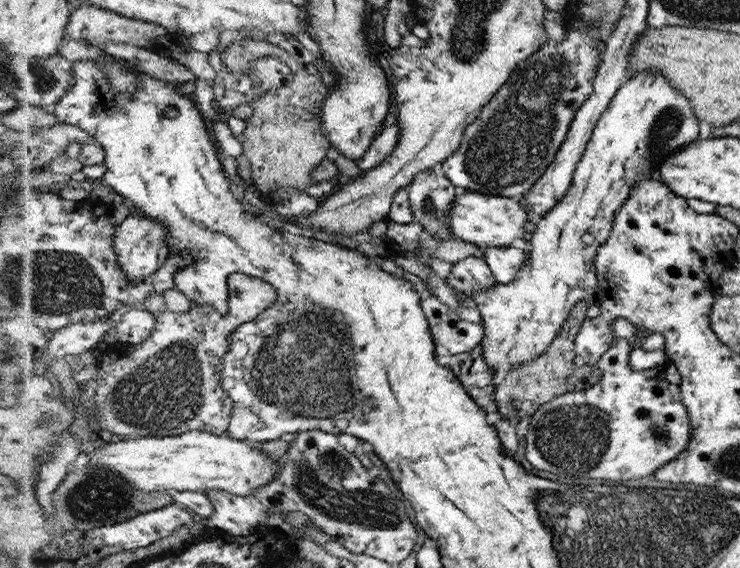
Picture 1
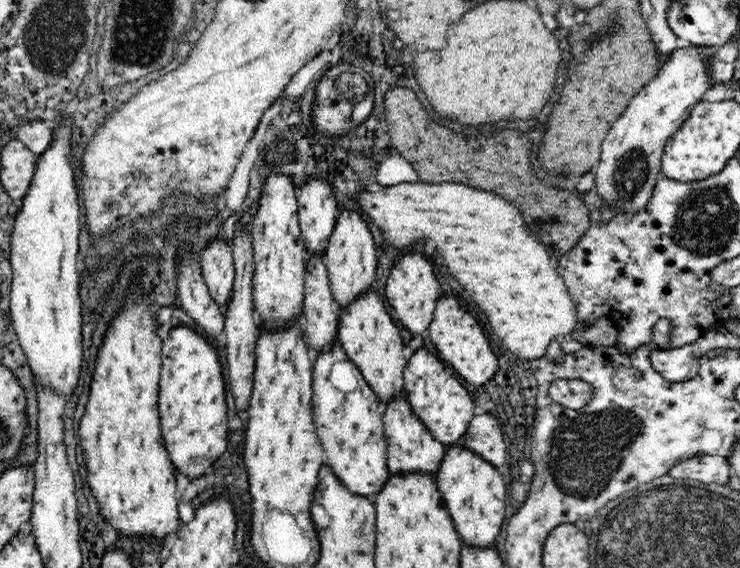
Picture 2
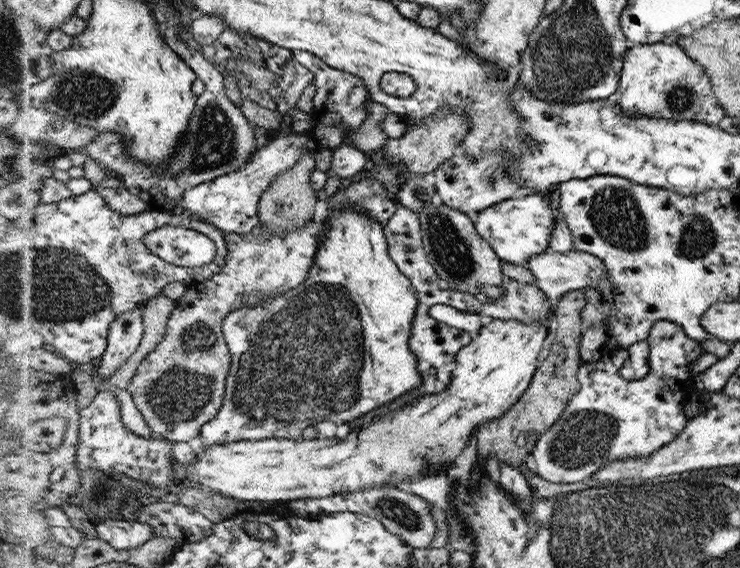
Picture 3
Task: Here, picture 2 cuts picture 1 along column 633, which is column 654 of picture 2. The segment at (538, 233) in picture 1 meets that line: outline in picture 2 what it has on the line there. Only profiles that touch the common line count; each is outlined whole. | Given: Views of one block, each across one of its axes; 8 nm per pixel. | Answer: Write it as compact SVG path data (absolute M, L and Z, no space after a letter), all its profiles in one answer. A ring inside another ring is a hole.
M695 45L674 50L660 65L656 76L631 99L626 112L614 122L602 143L600 160L594 168L596 192L613 209L613 214L636 216L644 211L653 196L655 185L662 179L664 148L682 123L689 117L695 104L712 87L707 60L712 48Z

